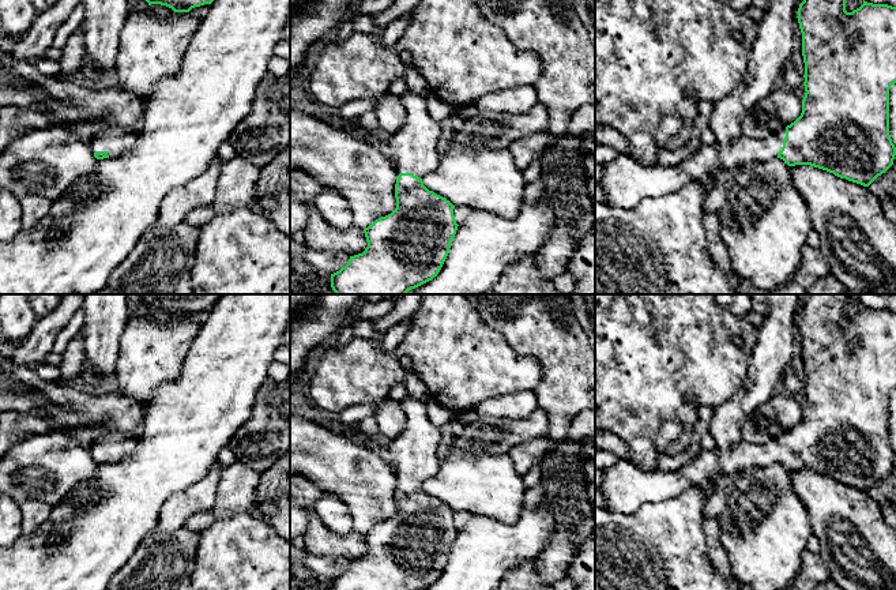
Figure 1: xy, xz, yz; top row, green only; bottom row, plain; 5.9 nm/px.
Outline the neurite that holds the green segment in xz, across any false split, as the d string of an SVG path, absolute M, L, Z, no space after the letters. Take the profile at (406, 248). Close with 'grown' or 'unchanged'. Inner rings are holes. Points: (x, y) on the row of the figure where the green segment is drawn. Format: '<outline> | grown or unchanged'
M406 91L400 97L407 121L395 135L383 138L384 149L395 161L396 208L364 229L368 247L362 253L350 256L349 263L331 274L331 288L336 294L406 294L432 281L440 273L456 234L455 206L445 198L429 191L422 178L440 164L443 125L428 112L425 94Z | grown

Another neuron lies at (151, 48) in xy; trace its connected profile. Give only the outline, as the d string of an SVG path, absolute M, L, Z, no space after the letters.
M131 12L120 33L116 74L123 90L147 98L158 80L176 74L202 23L191 12L158 18Z

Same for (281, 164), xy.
M290 140L270 165L260 169L259 185L264 189L290 188Z

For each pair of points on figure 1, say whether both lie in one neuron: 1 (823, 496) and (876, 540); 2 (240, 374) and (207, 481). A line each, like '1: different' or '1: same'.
1: same
2: different

